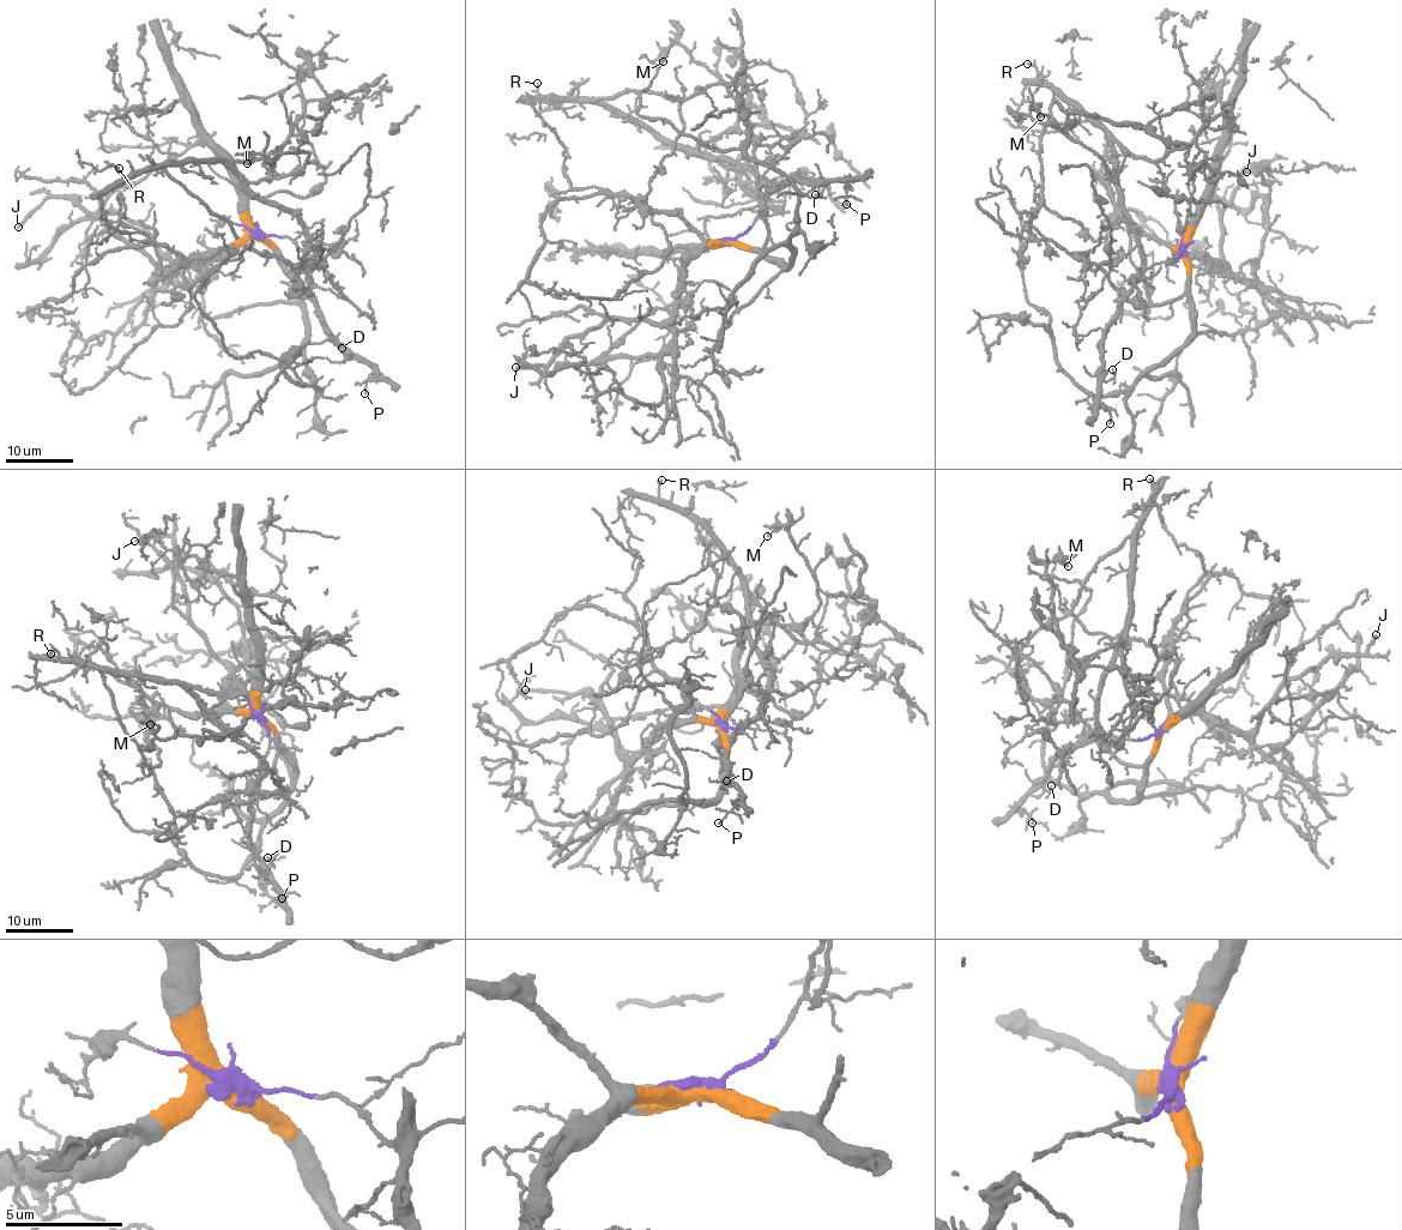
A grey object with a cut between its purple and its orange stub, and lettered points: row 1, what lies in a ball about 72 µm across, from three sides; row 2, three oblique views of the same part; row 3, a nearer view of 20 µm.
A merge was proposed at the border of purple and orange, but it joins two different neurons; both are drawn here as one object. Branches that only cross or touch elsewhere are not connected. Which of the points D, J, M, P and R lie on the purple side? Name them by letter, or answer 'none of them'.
D, M, P, R

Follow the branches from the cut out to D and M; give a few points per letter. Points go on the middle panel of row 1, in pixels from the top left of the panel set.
D: (729, 240), (751, 224), (773, 187), (796, 180), (819, 187), (820, 197), (815, 194)
M: (729, 240), (751, 224), (768, 192), (743, 167), (692, 151), (731, 131), (737, 102), (680, 44), (664, 62)

